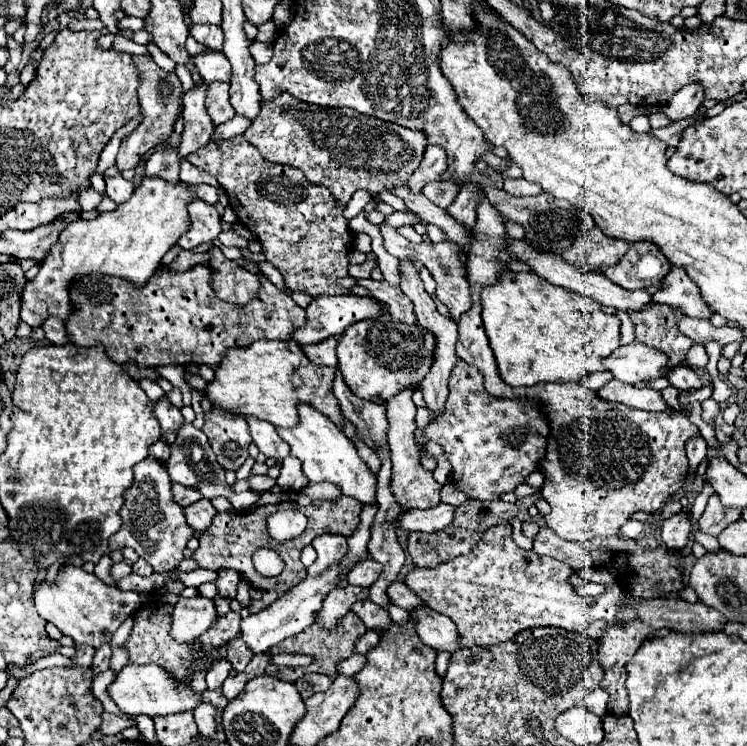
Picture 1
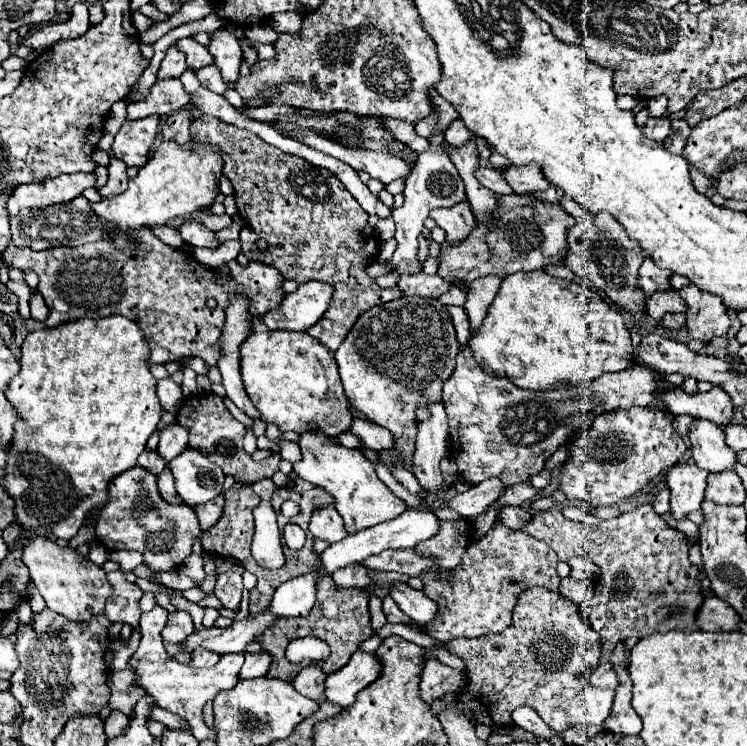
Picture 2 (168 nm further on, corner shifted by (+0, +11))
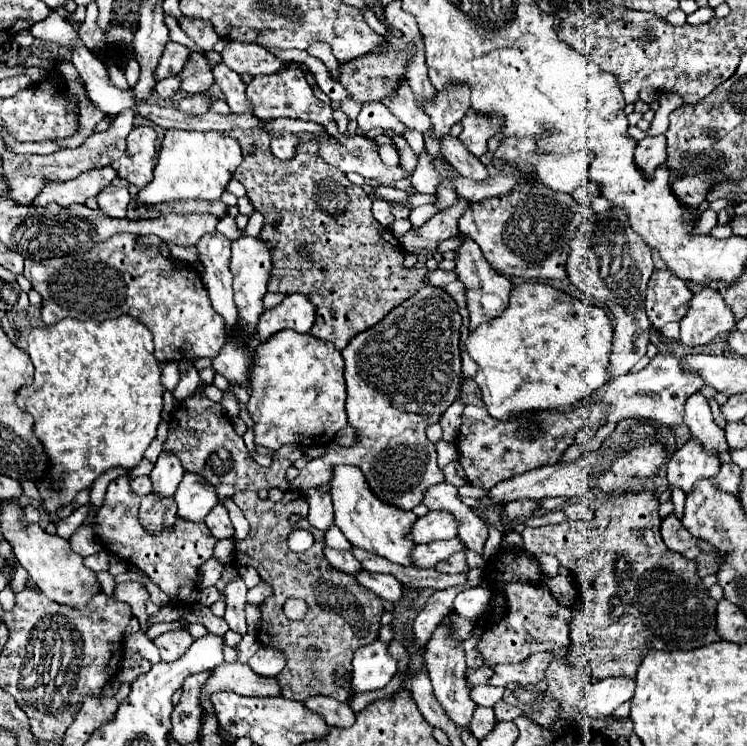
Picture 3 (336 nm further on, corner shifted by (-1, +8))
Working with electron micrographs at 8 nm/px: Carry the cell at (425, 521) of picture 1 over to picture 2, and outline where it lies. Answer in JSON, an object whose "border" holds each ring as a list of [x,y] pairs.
{"border":[[[484,480],[472,488],[468,488],[466,492],[458,492],[456,496],[452,496],[448,500],[448,508],[458,512],[460,516],[466,516],[466,518],[474,518],[476,514],[484,512],[490,504],[494,504],[502,492],[504,492],[506,484],[502,484],[500,480]]]}

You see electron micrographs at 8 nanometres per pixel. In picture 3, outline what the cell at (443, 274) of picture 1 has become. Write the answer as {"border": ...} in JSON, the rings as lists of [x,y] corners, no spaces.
{"border":[[[521,183],[509,195],[471,203],[459,219],[459,231],[473,239],[489,265],[501,275],[523,279],[565,279],[569,241],[577,227],[593,215],[591,205],[579,205],[569,193],[549,191],[541,183]]]}

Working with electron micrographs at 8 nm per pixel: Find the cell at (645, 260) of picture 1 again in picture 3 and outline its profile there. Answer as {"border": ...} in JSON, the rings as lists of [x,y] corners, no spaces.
{"border":[[[669,269],[653,271],[647,287],[647,317],[655,329],[669,321],[681,321],[689,309],[693,291],[683,279],[677,279]]]}

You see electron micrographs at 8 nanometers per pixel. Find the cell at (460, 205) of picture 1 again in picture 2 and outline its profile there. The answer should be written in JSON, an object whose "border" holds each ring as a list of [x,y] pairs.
{"border":[[[466,200],[452,208],[434,208],[430,212],[430,218],[446,232],[448,242],[458,242],[458,240],[466,238],[472,232],[472,228],[476,226],[474,214]]]}

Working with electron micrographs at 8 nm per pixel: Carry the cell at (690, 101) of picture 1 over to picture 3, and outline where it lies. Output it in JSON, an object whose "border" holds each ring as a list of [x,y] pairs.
{"border":[[[657,135],[641,139],[637,143],[635,163],[637,167],[641,167],[641,171],[645,171],[645,175],[653,175],[653,171],[661,167],[661,163],[665,163],[665,137]]]}

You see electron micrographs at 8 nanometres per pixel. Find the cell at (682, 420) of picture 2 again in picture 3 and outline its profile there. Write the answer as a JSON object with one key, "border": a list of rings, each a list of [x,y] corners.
{"border":[[[655,355],[643,371],[627,373],[605,383],[595,391],[593,397],[581,401],[577,409],[569,413],[533,411],[531,415],[517,415],[513,421],[497,421],[487,413],[479,395],[479,387],[469,379],[461,387],[461,399],[465,401],[461,435],[457,439],[461,465],[467,471],[471,485],[491,489],[505,479],[533,471],[541,465],[555,465],[563,451],[573,445],[575,433],[587,425],[619,423],[625,417],[635,417],[679,427],[683,423],[681,415],[685,399],[701,391],[701,387],[705,387],[705,381],[697,379],[689,371],[683,371],[681,361],[675,355]]]}

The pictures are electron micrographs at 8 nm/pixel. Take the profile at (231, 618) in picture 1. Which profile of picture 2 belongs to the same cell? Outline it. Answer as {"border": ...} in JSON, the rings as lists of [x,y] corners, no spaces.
{"border":[[[200,648],[200,650],[196,650],[196,652],[194,652],[192,666],[198,666],[198,668],[204,668],[204,666],[214,666],[218,660],[220,660],[220,654],[216,654],[216,652],[208,652],[208,650]]]}

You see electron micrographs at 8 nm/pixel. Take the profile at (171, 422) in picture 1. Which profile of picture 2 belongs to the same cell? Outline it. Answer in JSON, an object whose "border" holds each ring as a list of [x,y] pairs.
{"border":[[[174,420],[166,428],[162,428],[158,452],[166,462],[170,462],[174,456],[178,456],[186,446],[188,446],[188,428],[184,428],[178,420]]]}

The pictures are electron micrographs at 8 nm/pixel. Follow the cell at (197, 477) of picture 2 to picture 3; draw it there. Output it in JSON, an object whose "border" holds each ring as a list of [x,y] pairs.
{"border":[[[185,473],[175,493],[175,503],[179,507],[179,519],[201,523],[205,521],[205,515],[213,509],[213,505],[219,503],[219,499],[215,489],[207,485],[205,479],[195,473]]]}

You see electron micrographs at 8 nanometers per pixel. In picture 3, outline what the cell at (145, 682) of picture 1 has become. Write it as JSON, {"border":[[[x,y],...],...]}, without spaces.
{"border":[[[221,663],[215,667],[213,675],[207,679],[201,695],[209,697],[217,691],[233,691],[245,697],[277,697],[281,687],[275,677],[263,677],[251,671],[249,665],[241,663]]]}

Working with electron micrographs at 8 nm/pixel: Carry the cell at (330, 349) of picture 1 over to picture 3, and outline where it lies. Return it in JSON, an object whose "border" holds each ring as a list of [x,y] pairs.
{"border":[[[259,127],[247,129],[245,133],[243,133],[243,131],[231,131],[231,133],[227,133],[227,135],[231,135],[231,137],[235,135],[237,141],[239,141],[239,145],[241,145],[241,149],[243,149],[243,163],[235,169],[233,177],[245,185],[247,197],[251,199],[251,203],[255,205],[255,209],[263,211],[265,217],[267,217],[267,219],[265,219],[265,225],[263,225],[263,229],[261,229],[261,239],[267,243],[267,247],[271,249],[271,255],[273,255],[273,275],[271,275],[271,281],[269,281],[269,291],[273,291],[273,293],[283,293],[283,295],[301,293],[301,295],[309,297],[309,301],[315,305],[315,313],[317,313],[317,315],[315,315],[313,329],[309,331],[313,337],[319,337],[319,339],[323,339],[323,341],[331,341],[331,343],[341,351],[343,347],[347,347],[347,343],[349,343],[357,333],[361,333],[361,331],[373,327],[375,323],[379,323],[389,311],[393,311],[397,305],[401,305],[405,299],[413,297],[421,287],[427,285],[427,283],[425,283],[425,275],[429,273],[427,267],[419,265],[419,267],[409,267],[409,269],[407,269],[407,267],[403,265],[403,255],[405,255],[405,253],[403,253],[403,249],[401,249],[401,243],[391,235],[391,231],[389,231],[387,227],[383,227],[383,225],[379,225],[379,223],[375,221],[375,217],[373,217],[373,213],[371,213],[371,199],[369,199],[369,195],[367,195],[359,185],[353,185],[353,183],[345,177],[343,171],[331,167],[329,163],[325,163],[325,161],[319,157],[319,141],[307,141],[307,143],[299,145],[299,147],[297,147],[297,155],[295,155],[293,159],[281,161],[281,159],[273,157],[271,147],[269,147],[269,135],[267,135],[265,131],[261,131]]]}

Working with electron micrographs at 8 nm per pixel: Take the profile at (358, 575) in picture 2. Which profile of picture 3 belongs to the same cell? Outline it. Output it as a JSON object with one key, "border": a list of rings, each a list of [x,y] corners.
{"border":[[[325,547],[325,557],[327,557],[327,561],[329,561],[335,569],[339,569],[339,571],[343,571],[343,573],[355,575],[355,573],[361,569],[359,561],[351,555],[351,551],[337,551],[337,549]]]}

